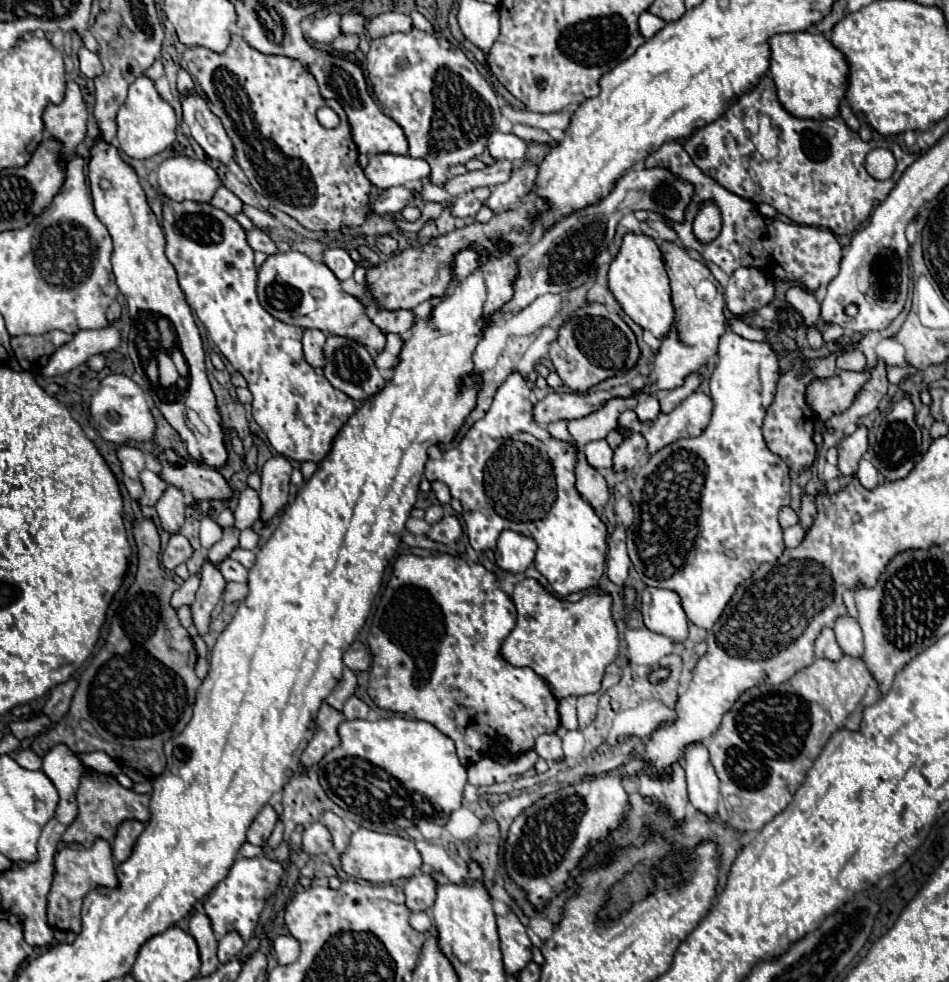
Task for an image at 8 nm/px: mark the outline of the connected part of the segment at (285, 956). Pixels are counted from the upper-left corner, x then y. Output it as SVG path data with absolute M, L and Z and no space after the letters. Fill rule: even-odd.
M280 935L274 941L274 953L278 965L290 965L296 957L300 957L300 943L292 935Z

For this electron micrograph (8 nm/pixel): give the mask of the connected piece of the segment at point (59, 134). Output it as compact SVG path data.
M74 81L66 87L66 97L60 105L44 109L44 127L46 131L62 143L62 153L70 155L82 143L86 135L86 105L82 93Z

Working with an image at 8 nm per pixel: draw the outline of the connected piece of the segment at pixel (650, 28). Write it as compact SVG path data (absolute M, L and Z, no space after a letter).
M646 11L646 13L640 15L638 25L640 25L640 33L642 33L642 37L644 37L644 39L650 39L650 37L654 37L666 23L664 23L660 17L656 17L656 15L652 15L652 13Z

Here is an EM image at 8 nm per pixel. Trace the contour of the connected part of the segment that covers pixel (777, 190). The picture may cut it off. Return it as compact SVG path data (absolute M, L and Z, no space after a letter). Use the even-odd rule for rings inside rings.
M766 75L766 79L760 77L758 85L744 93L718 121L698 129L692 137L688 137L684 141L684 149L702 169L702 173L712 177L724 189L742 195L742 199L748 199L756 205L768 203L794 223L824 227L836 235L852 235L868 219L874 203L884 201L902 173L920 157L920 153L904 153L894 141L878 139L864 143L860 135L850 131L840 117L822 121L792 117L780 105L770 75ZM750 109L768 115L780 127L780 151L772 161L764 161L762 157L738 157L738 147L752 147L750 133L744 127L744 111ZM698 145L706 145L708 149L704 159L696 155ZM874 147L886 147L894 153L898 161L894 177L878 181L866 173L864 159Z

